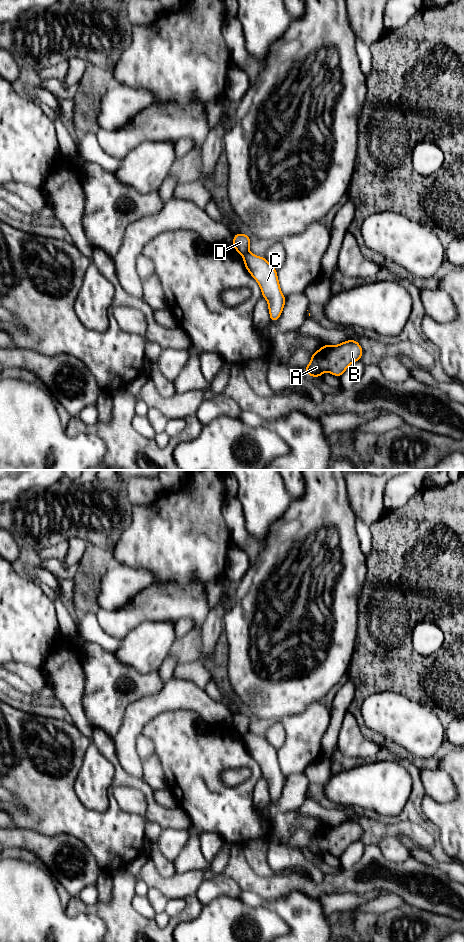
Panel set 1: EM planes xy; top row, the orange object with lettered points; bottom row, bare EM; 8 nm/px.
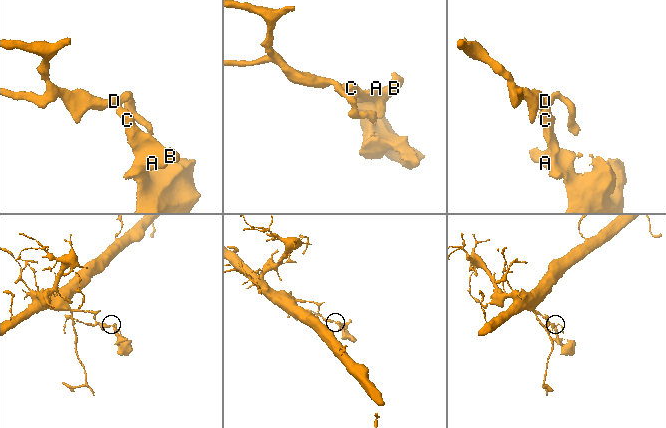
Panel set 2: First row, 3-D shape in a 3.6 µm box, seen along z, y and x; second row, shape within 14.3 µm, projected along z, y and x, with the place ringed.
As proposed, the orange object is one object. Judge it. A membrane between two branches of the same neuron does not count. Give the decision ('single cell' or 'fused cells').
fused cells

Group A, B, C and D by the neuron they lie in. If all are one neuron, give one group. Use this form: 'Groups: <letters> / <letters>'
Groups: A B C / D

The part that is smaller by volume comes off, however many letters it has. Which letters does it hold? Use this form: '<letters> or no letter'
A, B, C

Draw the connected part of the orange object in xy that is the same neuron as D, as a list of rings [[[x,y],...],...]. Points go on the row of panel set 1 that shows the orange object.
[[[237,233],[233,236],[233,247],[236,251],[244,256],[249,253],[250,236],[242,233]]]

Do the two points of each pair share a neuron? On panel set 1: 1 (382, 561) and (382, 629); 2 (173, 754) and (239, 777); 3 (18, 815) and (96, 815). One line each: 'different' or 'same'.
1: same
2: different
3: same

